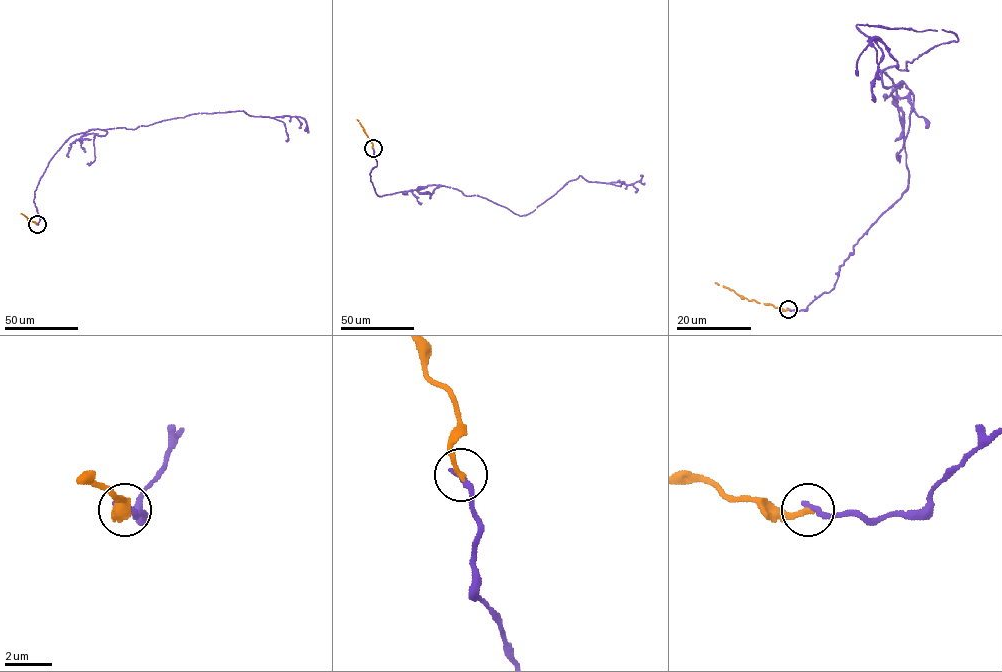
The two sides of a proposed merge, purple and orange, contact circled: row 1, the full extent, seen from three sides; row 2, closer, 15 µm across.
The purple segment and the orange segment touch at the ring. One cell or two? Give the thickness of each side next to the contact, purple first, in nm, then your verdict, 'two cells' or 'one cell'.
280/240 nm | two cells

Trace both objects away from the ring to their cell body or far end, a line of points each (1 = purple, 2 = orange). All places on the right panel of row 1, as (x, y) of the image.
1: (788, 309), (833, 288), (908, 186), (880, 70), (957, 36), (856, 26), (879, 39), (878, 80)
2: (788, 309), (749, 301), (715, 282)

